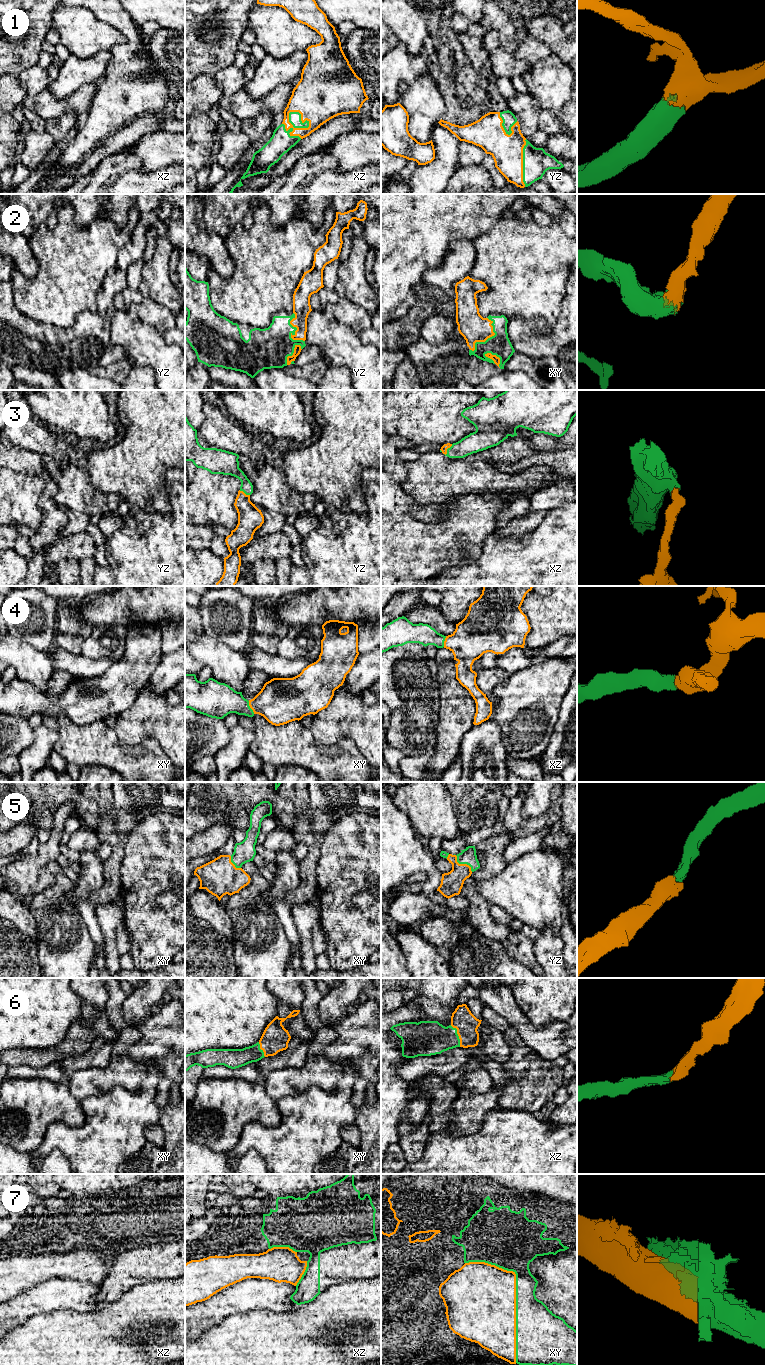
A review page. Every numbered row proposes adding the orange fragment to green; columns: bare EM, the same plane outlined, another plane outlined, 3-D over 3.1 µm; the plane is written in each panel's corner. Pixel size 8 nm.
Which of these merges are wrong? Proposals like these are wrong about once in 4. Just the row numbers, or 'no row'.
no row

